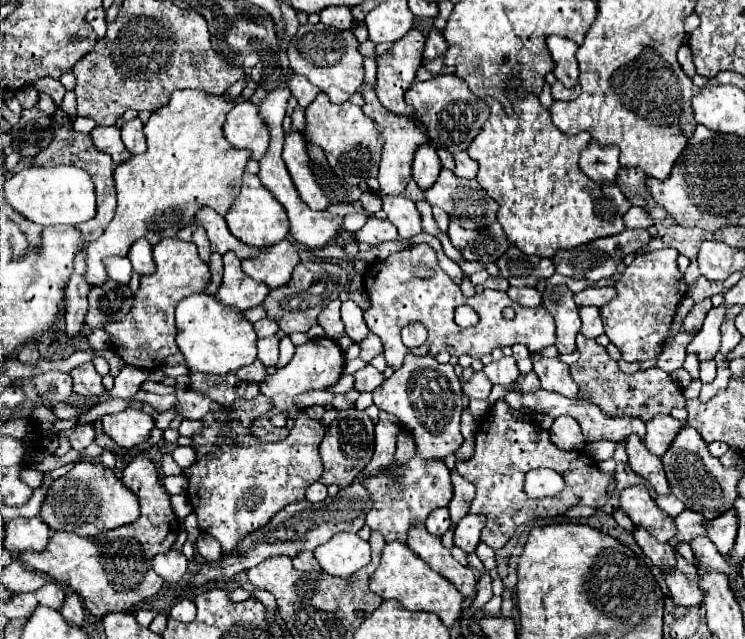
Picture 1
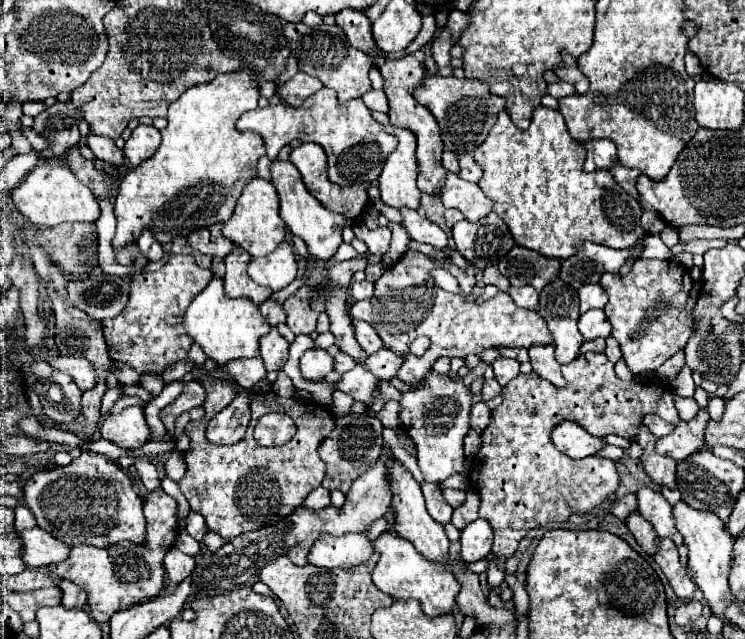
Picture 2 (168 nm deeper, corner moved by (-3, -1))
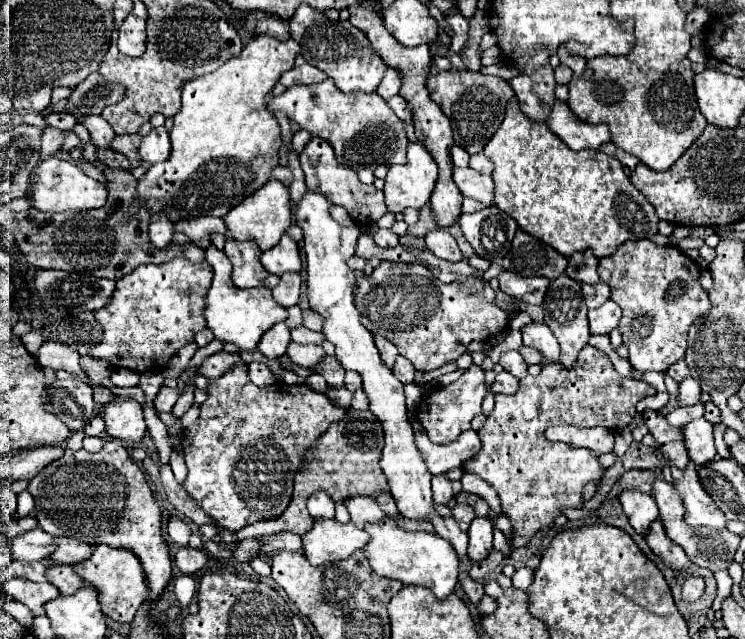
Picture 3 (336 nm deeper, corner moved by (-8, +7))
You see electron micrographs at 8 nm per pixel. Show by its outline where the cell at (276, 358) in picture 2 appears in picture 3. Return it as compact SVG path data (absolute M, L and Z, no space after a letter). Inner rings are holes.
M284 322L274 324L258 342L258 350L268 358L280 358L286 354L286 348L290 344L290 328Z

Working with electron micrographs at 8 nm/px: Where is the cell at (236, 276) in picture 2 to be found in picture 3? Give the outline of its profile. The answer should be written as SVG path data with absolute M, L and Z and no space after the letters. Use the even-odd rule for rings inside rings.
M228 238L224 246L224 254L232 262L232 282L238 288L256 288L264 286L272 290L278 284L278 276L268 274L260 264L262 250L254 242L238 242Z

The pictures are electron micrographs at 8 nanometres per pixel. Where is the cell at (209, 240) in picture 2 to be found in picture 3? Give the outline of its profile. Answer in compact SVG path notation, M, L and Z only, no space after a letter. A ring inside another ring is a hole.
M204 216L204 218L192 218L192 220L180 220L176 226L176 232L186 234L192 242L196 242L200 248L208 248L212 244L212 234L228 234L228 228L222 218Z

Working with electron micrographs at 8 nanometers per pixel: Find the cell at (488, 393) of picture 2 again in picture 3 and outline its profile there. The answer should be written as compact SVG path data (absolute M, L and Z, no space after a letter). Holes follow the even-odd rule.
M500 372L496 374L496 380L492 384L492 392L504 392L504 394L512 394L518 390L518 378L514 378L508 372Z

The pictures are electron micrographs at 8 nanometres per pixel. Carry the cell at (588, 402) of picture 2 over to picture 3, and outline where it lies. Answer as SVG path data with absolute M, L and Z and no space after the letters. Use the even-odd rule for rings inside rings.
M586 344L576 364L566 370L556 364L544 364L538 376L524 376L520 380L518 392L512 396L496 394L496 406L484 426L478 430L482 440L482 450L464 464L464 472L472 472L486 480L500 496L502 514L512 522L510 544L512 548L526 546L528 540L544 526L550 526L562 510L582 508L582 490L586 484L600 484L604 468L600 466L600 456L588 450L576 450L568 444L550 444L544 436L548 426L562 422L576 426L604 426L614 432L626 428L636 414L636 402L646 396L654 396L656 390L640 380L620 378L614 370L606 352ZM548 452L560 452L564 456L564 468L572 470L572 476L556 476L556 466L548 464ZM552 474L552 476L550 476ZM540 476L550 476L550 480L564 480L564 484L576 484L568 490L550 490L550 480L540 480ZM548 484L548 490L546 490Z

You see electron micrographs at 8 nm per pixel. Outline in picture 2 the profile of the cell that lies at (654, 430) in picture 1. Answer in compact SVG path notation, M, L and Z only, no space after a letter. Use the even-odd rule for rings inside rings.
M701 410L693 420L679 422L677 428L657 440L657 452L675 458L677 462L689 458L695 452L701 452L705 448L705 428L707 428L709 414L707 410Z

